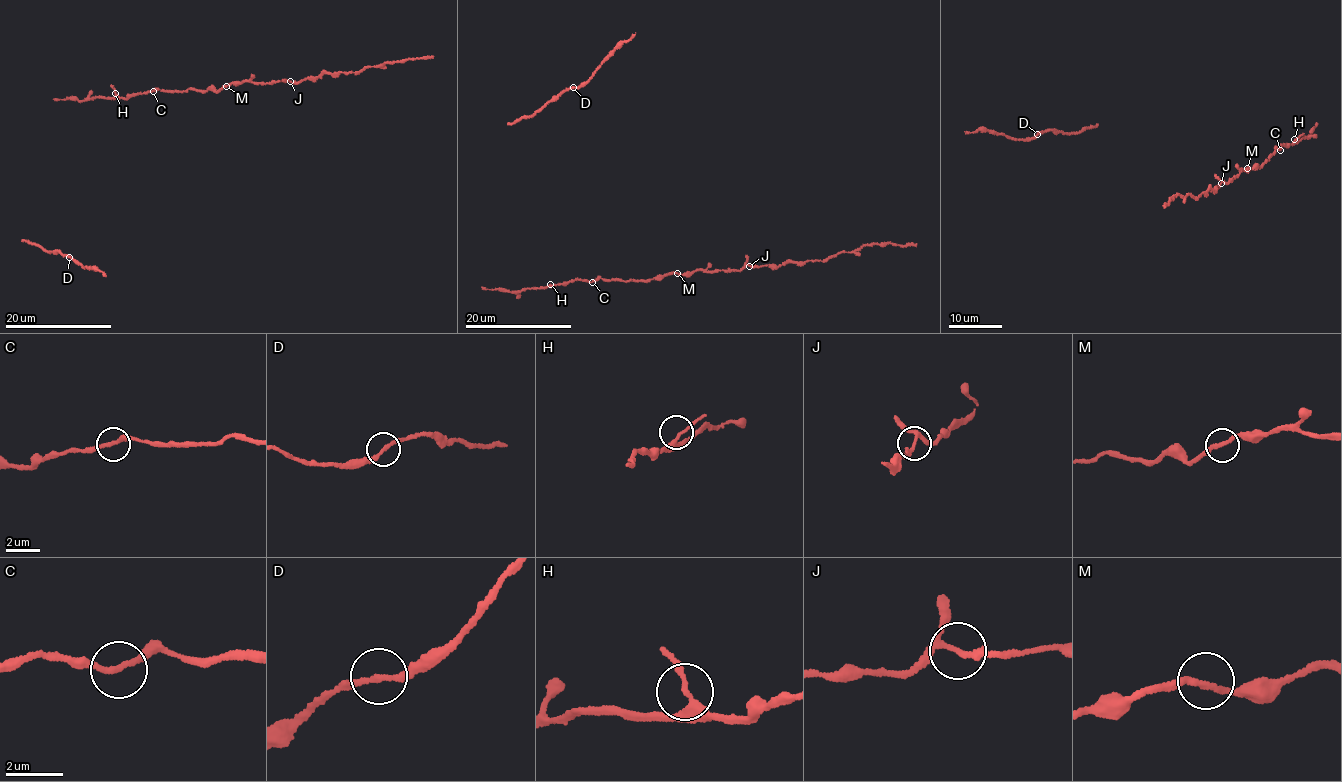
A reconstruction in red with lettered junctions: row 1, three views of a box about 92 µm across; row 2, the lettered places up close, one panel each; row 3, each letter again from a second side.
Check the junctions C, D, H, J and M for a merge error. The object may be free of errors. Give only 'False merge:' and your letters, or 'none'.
False merge: none

